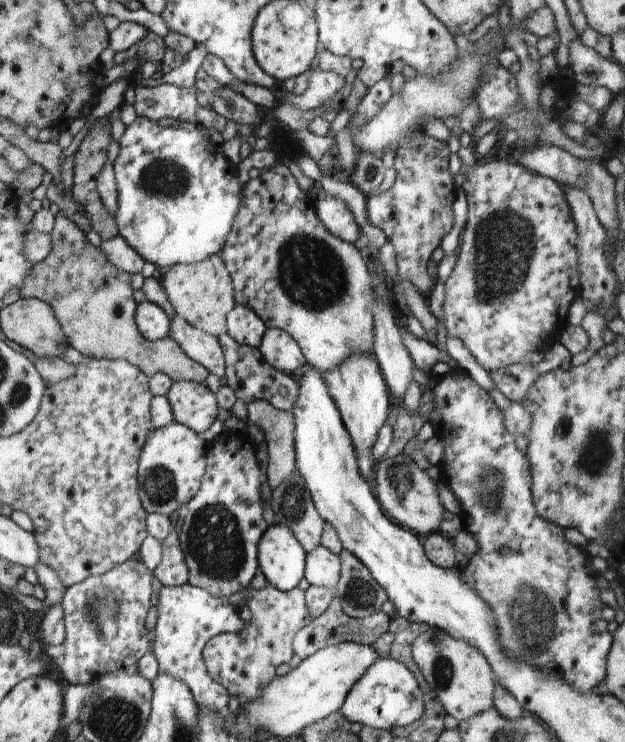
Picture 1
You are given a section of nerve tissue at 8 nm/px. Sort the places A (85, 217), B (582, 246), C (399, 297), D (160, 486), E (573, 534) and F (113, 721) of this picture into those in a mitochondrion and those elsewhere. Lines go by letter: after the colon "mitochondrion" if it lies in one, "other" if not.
A: other
B: other
C: other
D: mitochondrion
E: other
F: mitochondrion

